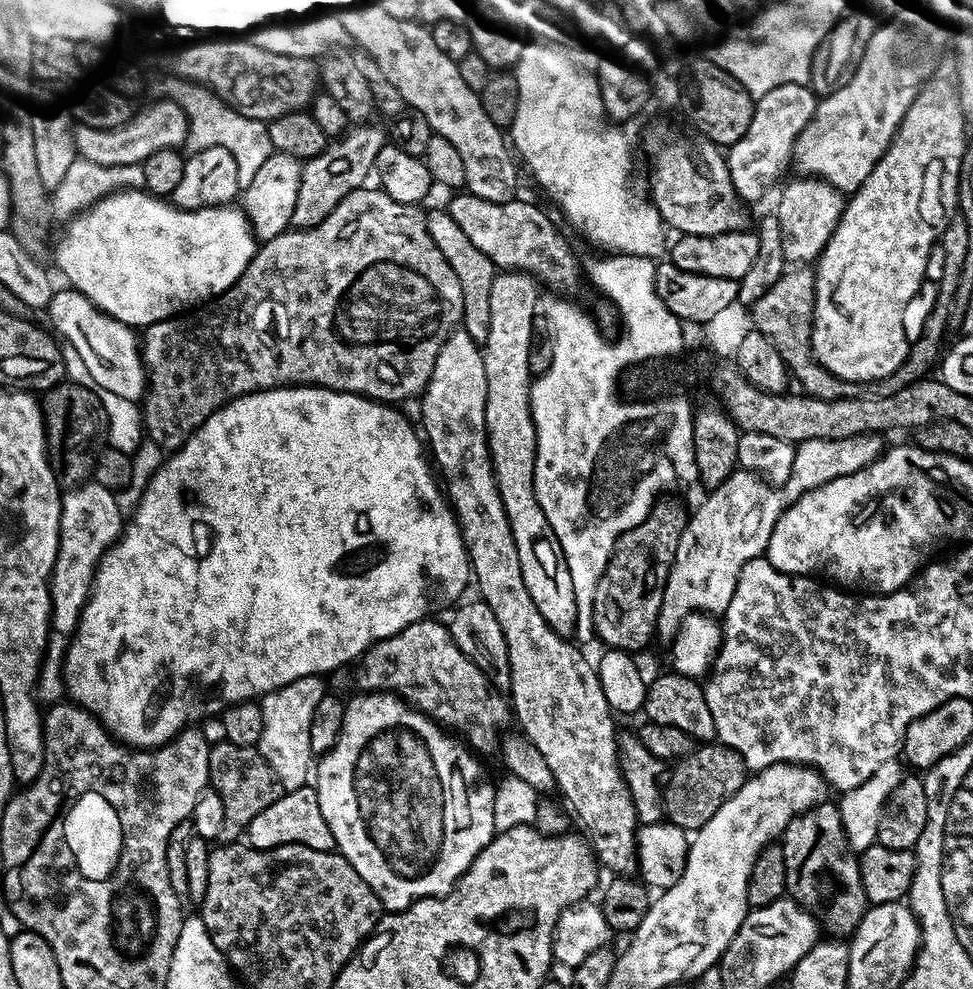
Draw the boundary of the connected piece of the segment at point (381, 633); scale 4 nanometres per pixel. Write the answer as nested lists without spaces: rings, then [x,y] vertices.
[[[285,386],[248,392],[244,396],[228,401],[214,414],[210,414],[210,418],[206,418],[206,422],[202,422],[202,426],[198,426],[196,431],[188,437],[188,441],[181,448],[175,449],[157,469],[140,496],[139,506],[125,523],[122,535],[101,556],[99,564],[96,565],[96,571],[92,573],[92,587],[88,594],[88,601],[84,603],[80,621],[74,635],[67,641],[64,653],[62,675],[65,689],[69,693],[72,691],[71,699],[100,719],[101,724],[117,740],[134,748],[158,748],[161,744],[167,744],[169,740],[174,739],[180,732],[185,731],[189,727],[188,720],[200,720],[203,716],[214,715],[213,717],[215,717],[217,714],[223,713],[224,709],[229,708],[231,704],[241,704],[244,700],[263,698],[266,693],[286,686],[298,678],[323,677],[324,672],[332,672],[335,668],[350,663],[351,660],[352,663],[359,661],[360,657],[379,640],[385,640],[398,634],[406,626],[425,619],[429,613],[440,614],[436,612],[442,611],[443,608],[449,607],[448,609],[451,609],[461,599],[459,596],[467,590],[468,584],[470,588],[472,566],[468,558],[468,550],[464,547],[464,539],[460,533],[460,523],[456,521],[456,513],[452,511],[452,505],[448,503],[445,493],[434,475],[433,465],[426,455],[426,448],[422,443],[422,436],[417,425],[415,428],[396,408],[399,407],[388,402],[369,400],[368,397],[358,396],[354,392],[336,392],[333,388],[317,388],[315,386]]]

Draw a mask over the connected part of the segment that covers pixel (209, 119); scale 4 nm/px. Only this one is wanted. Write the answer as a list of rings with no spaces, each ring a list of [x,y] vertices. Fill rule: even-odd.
[[[175,82],[168,88],[167,95],[182,106],[182,110],[188,115],[188,139],[186,148],[189,153],[198,150],[206,150],[210,146],[222,146],[230,150],[234,156],[234,162],[238,164],[238,182],[241,189],[250,186],[254,179],[254,173],[262,167],[262,162],[270,158],[274,151],[270,142],[267,123],[260,120],[252,120],[244,117],[226,105],[209,89],[196,83]]]

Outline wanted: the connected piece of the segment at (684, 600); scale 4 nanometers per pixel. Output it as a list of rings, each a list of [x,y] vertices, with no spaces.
[[[876,434],[842,438],[841,440],[808,440],[796,444],[794,464],[790,476],[775,486],[767,480],[760,479],[755,472],[737,470],[722,482],[722,486],[711,489],[708,497],[696,508],[696,513],[687,517],[682,538],[678,538],[678,550],[674,554],[674,562],[670,566],[670,574],[666,578],[666,586],[662,594],[660,617],[656,620],[656,632],[665,638],[675,636],[680,624],[694,612],[705,614],[723,614],[730,606],[730,598],[734,596],[734,586],[738,582],[738,574],[748,560],[764,556],[768,550],[770,534],[778,522],[778,518],[786,509],[798,500],[802,494],[814,491],[826,482],[834,482],[834,478],[842,478],[846,474],[854,474],[863,468],[869,468],[885,451],[881,437]]]

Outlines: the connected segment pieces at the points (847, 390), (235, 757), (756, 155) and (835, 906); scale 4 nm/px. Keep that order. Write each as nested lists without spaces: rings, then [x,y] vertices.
[[[792,266],[750,308],[752,328],[761,332],[778,350],[778,354],[784,360],[784,367],[794,377],[795,383],[796,380],[800,383],[798,388],[801,393],[805,396],[826,400],[850,399],[858,396],[886,396],[929,375],[928,367],[932,363],[934,363],[933,365],[937,363],[942,352],[940,342],[944,338],[944,332],[946,333],[949,329],[943,307],[934,309],[929,314],[928,320],[923,322],[920,334],[911,341],[908,357],[904,359],[902,366],[898,366],[898,370],[894,370],[894,374],[871,381],[871,383],[857,382],[855,380],[844,380],[830,374],[812,355],[812,306],[815,289],[816,273],[811,267]]]
[[[227,742],[213,743],[210,747],[210,766],[208,775],[210,786],[222,798],[222,830],[218,833],[221,845],[237,843],[247,833],[250,822],[266,810],[282,794],[279,782],[276,781],[274,770],[262,758],[255,747],[234,746]]]
[[[808,84],[774,86],[770,94],[755,101],[750,130],[746,130],[746,134],[742,134],[742,138],[738,138],[726,152],[732,188],[741,201],[762,199],[764,191],[783,174],[784,167],[789,167],[794,142],[816,112],[818,96],[810,89]]]
[[[821,802],[810,810],[799,814],[786,826],[782,837],[784,861],[786,862],[786,892],[797,904],[812,913],[821,929],[832,938],[848,938],[856,931],[858,922],[862,922],[870,905],[862,890],[860,861],[850,851],[846,834],[842,830],[840,809],[835,803]]]

